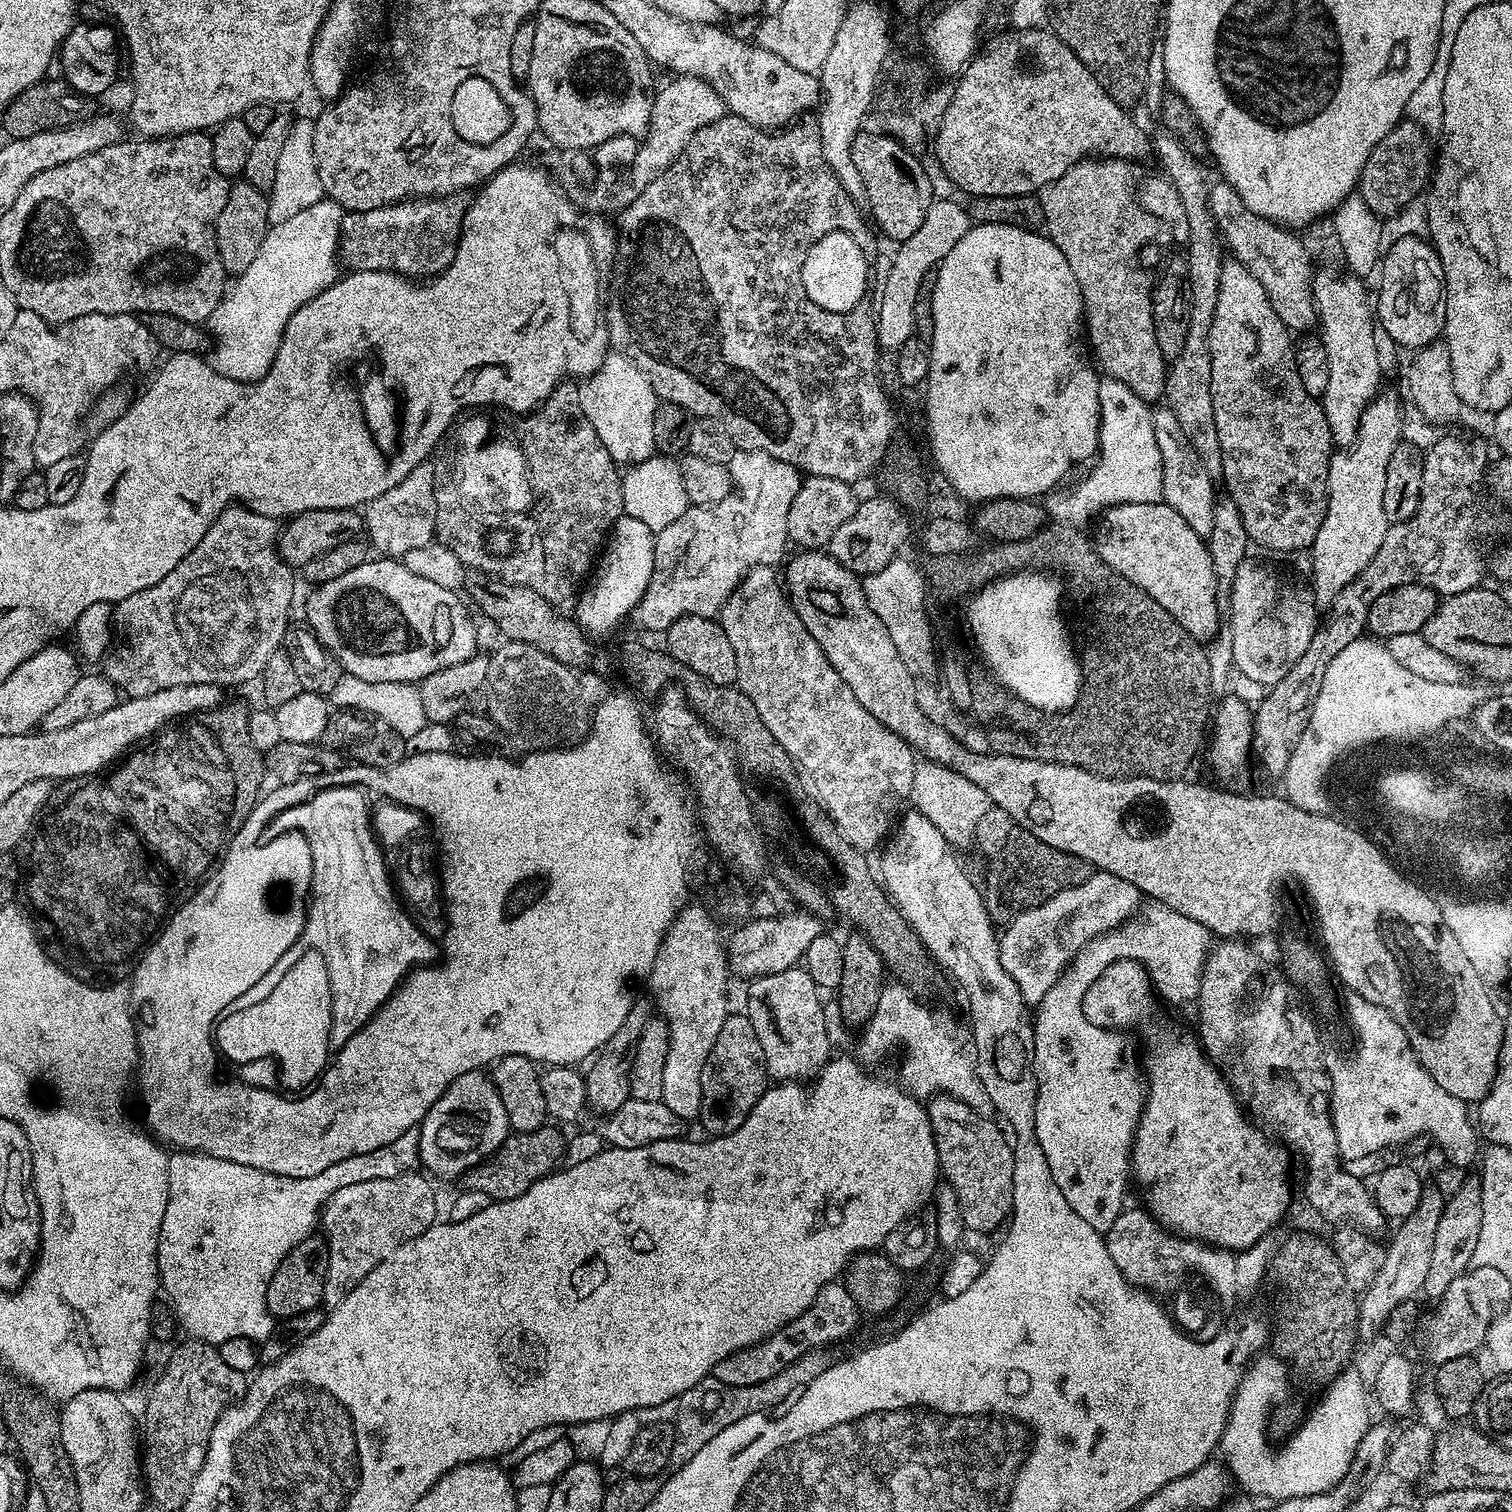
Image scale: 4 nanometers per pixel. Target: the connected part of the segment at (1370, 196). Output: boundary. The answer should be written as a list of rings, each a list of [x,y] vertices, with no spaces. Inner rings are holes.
[[[1405,118],[1382,138],[1382,142],[1378,142],[1378,146],[1374,146],[1360,175],[1358,193],[1379,217],[1396,215],[1407,204],[1413,203],[1419,192],[1421,195],[1427,189],[1434,171],[1434,152],[1428,149],[1428,140],[1429,133],[1422,126]]]

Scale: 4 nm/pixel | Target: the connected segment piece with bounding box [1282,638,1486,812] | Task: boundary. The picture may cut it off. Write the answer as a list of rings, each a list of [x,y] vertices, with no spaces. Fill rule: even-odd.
[[[1361,638],[1350,642],[1326,666],[1326,678],[1322,678],[1322,690],[1308,711],[1308,724],[1300,735],[1300,741],[1292,752],[1288,768],[1282,777],[1283,795],[1291,804],[1315,812],[1324,800],[1324,779],[1336,768],[1338,761],[1365,745],[1377,742],[1416,742],[1430,735],[1452,721],[1463,721],[1463,716],[1471,717],[1476,707],[1484,700],[1486,692],[1480,688],[1471,688],[1468,682],[1451,684],[1450,682],[1429,682],[1427,678],[1418,678],[1406,666],[1390,654],[1387,643],[1376,638]]]

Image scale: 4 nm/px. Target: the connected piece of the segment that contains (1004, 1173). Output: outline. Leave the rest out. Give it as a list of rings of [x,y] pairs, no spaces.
[[[933,1095],[926,1104],[931,1122],[931,1130],[935,1136],[935,1146],[940,1159],[940,1170],[943,1179],[958,1194],[958,1206],[962,1210],[964,1227],[969,1233],[992,1232],[1009,1219],[1012,1210],[1012,1149],[1006,1142],[999,1128],[990,1120],[980,1118],[975,1109],[952,1096]]]

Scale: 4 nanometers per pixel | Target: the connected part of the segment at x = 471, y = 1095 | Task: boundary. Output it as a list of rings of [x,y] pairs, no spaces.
[[[483,1071],[462,1074],[462,1078],[451,1084],[442,1098],[430,1106],[418,1131],[421,1165],[431,1175],[454,1179],[494,1155],[510,1134],[506,1106],[502,1106],[498,1090]]]

